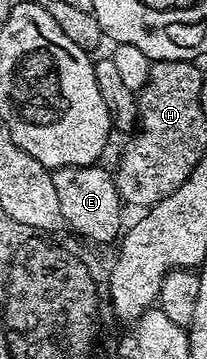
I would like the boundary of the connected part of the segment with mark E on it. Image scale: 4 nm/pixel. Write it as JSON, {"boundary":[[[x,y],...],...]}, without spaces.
{"boundary":[[[99,164],[67,165],[52,173],[52,182],[58,191],[60,216],[66,225],[74,232],[81,233],[88,241],[115,242],[122,233],[122,225],[120,229],[122,198],[119,189],[116,188],[115,176],[100,168]]]}

